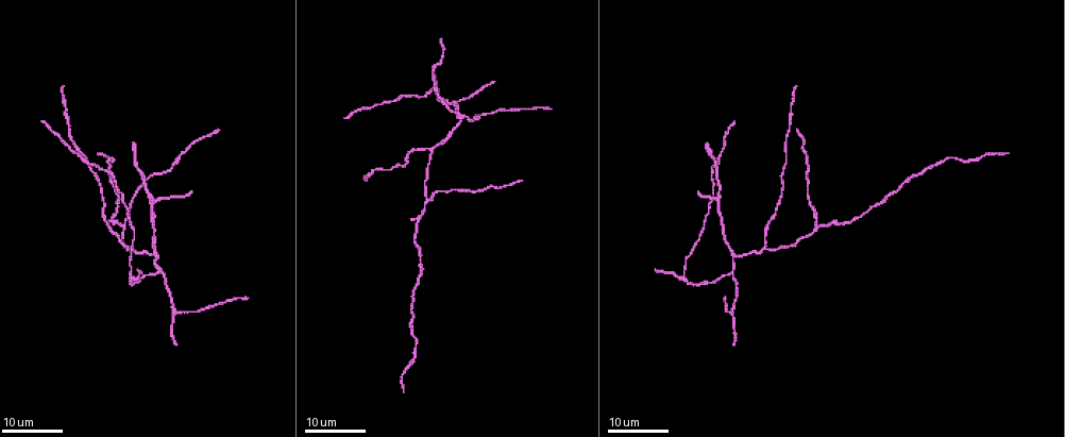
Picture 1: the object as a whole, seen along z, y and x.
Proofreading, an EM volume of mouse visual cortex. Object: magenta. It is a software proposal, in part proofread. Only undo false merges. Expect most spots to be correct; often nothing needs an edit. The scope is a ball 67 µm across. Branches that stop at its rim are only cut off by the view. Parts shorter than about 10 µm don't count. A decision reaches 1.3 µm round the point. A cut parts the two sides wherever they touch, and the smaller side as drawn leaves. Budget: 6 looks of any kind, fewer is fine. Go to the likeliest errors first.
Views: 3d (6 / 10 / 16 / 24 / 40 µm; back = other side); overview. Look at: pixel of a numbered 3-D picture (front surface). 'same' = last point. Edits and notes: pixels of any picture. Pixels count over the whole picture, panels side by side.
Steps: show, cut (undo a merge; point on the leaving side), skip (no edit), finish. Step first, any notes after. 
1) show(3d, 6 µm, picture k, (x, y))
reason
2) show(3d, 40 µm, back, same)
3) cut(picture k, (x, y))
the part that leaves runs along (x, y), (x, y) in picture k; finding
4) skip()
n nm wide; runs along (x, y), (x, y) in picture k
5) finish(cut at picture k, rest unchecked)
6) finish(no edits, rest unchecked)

show(3d, 16 µm, picture 1, (464, 117))
three arms meet

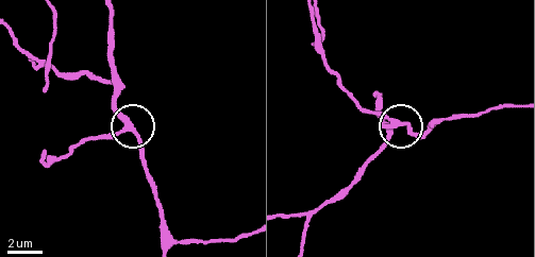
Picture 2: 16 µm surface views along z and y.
show(3d, 6 µm, picture 2, (126, 127))
closer look

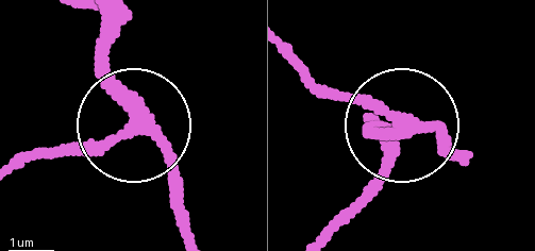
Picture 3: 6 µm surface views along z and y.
skip()
one neuron here

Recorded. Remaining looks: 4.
show(3d, 24 µm, picture 1, (425, 200))
branch point

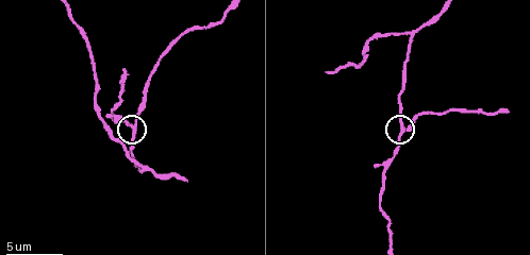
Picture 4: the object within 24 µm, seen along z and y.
show(3d, 10 µm, picture 4, (133, 129))
zoom in

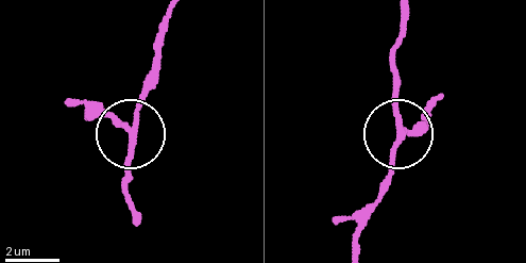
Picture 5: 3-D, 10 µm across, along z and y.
skip()
200 nm wide; one neuron here

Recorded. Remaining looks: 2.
show(3d, 16 µm, picture 4, (412, 35))
three-way junction

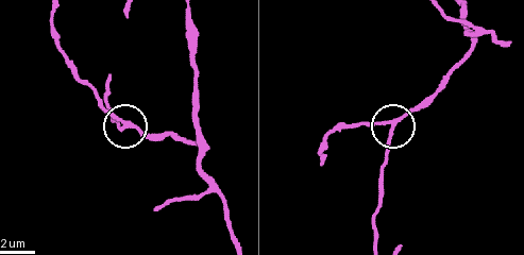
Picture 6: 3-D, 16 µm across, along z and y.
show(3d, 6 µm, picture 6, (392, 124))

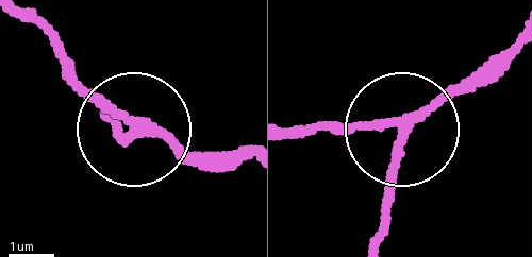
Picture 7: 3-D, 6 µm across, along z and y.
skip()
200 nm wide; runs along (511, 43), (408, 122), (309, 122) in picture 7; one neuron here

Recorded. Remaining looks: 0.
finish(no edits, rest unchecked)

